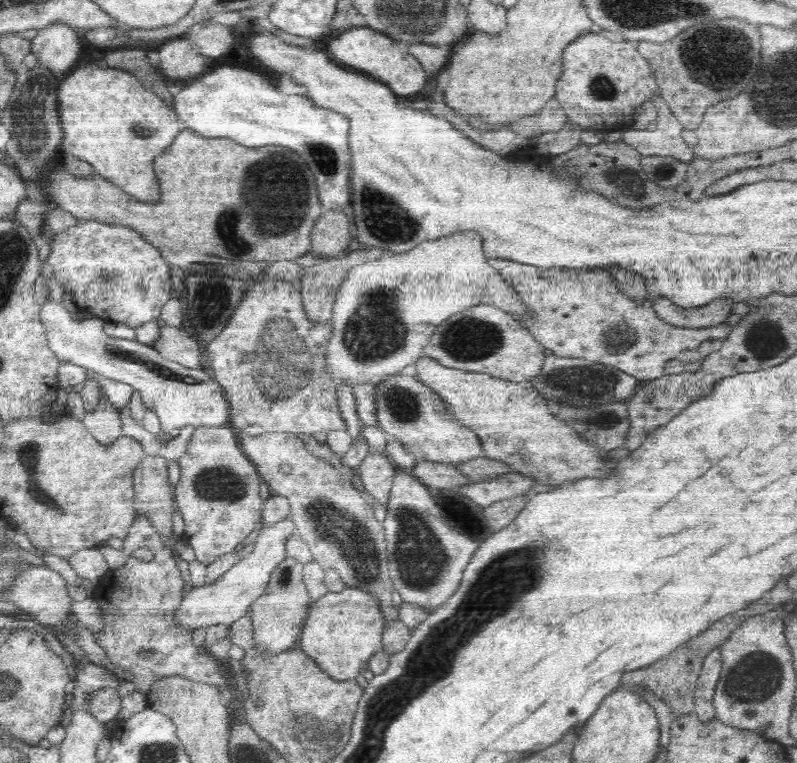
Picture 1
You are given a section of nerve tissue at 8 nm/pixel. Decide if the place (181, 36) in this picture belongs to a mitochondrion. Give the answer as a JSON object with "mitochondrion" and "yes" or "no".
{"mitochondrion":"no"}

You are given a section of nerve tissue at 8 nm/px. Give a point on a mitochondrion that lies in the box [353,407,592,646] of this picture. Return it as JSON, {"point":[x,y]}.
{"point":[421,558]}

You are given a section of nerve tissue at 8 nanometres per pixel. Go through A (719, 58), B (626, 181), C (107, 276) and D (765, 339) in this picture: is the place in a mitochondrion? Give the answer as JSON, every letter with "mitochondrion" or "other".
{"A":"mitochondrion","B":"mitochondrion","C":"mitochondrion","D":"mitochondrion"}

